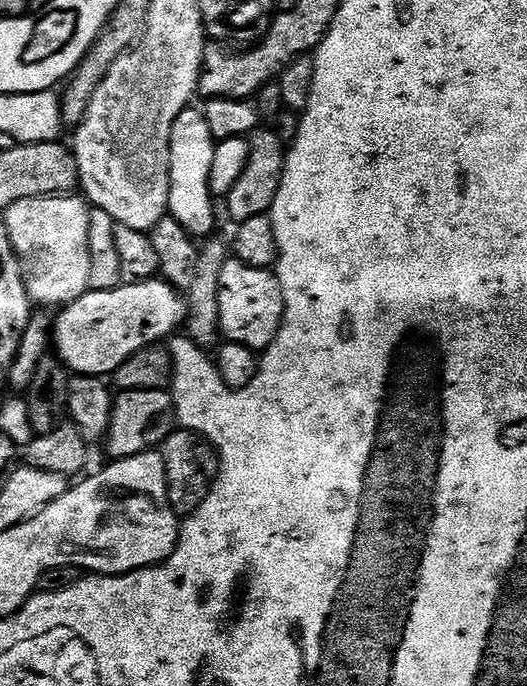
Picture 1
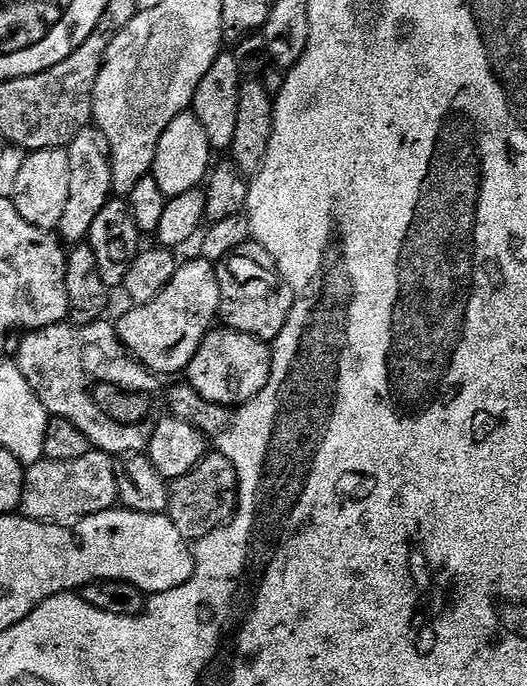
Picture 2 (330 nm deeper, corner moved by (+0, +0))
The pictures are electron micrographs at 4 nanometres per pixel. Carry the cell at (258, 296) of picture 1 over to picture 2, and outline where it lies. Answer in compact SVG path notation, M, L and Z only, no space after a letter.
M255 242L238 246L232 255L216 264L220 287L219 319L235 332L245 332L265 342L275 341L286 326L292 309L292 291L276 268L274 258Z

